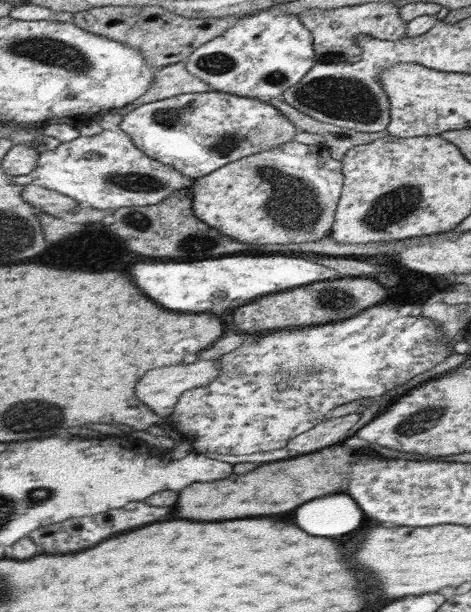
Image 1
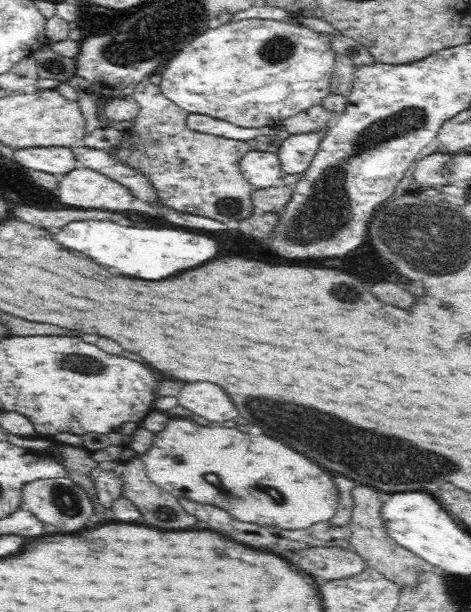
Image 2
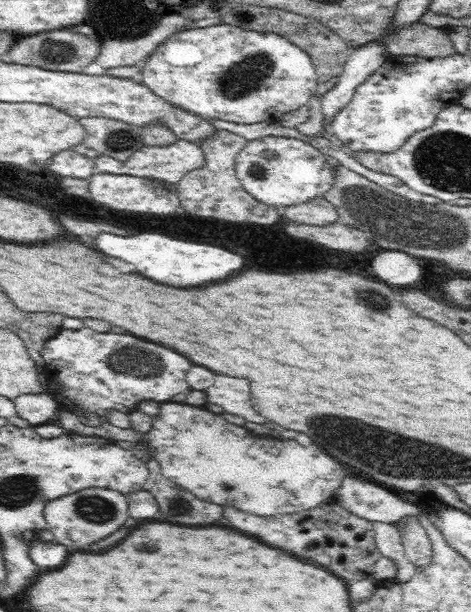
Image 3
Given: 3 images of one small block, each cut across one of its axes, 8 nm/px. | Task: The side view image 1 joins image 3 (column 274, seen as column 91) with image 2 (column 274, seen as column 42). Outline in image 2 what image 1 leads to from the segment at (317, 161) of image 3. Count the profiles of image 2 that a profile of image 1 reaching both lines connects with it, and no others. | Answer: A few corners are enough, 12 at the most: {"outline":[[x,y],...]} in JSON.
{"outline":[[247,152],[239,169],[256,189],[282,185],[275,153]]}

